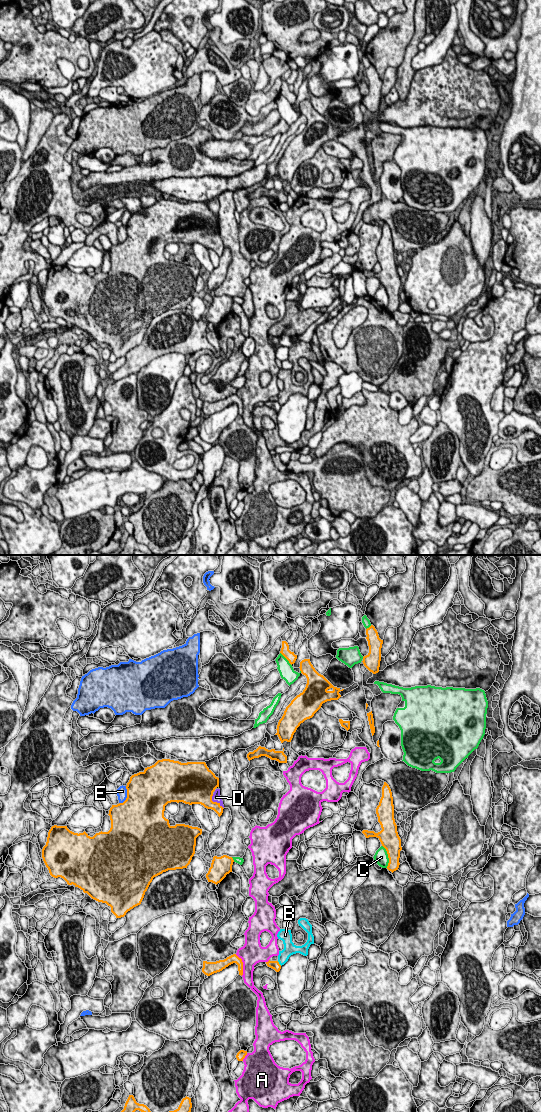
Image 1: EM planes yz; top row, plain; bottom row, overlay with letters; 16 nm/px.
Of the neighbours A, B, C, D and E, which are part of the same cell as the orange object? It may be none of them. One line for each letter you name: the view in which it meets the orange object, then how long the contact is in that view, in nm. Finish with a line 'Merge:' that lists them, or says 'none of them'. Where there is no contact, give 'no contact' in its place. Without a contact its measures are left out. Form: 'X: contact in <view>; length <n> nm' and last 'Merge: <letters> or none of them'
D: contact in yz; length 300 nm
Merge: D

